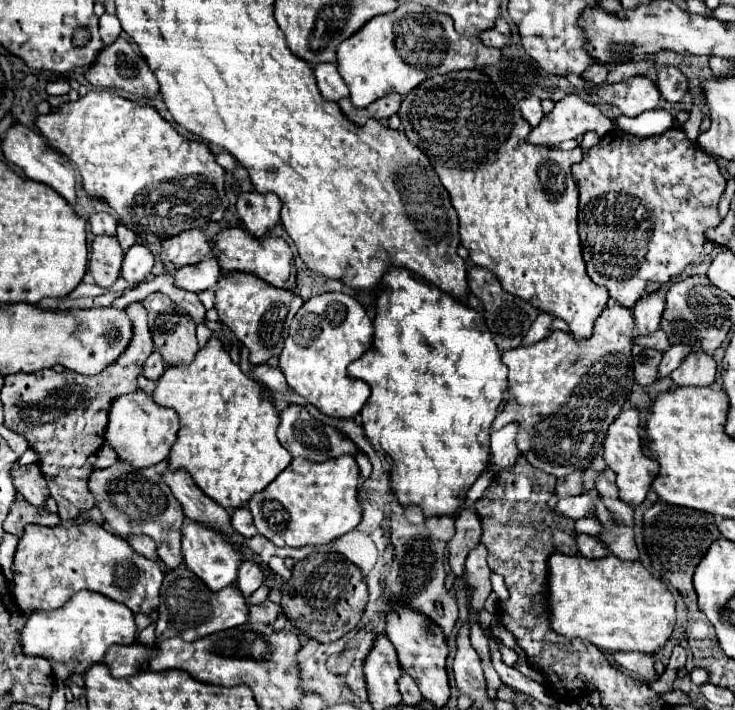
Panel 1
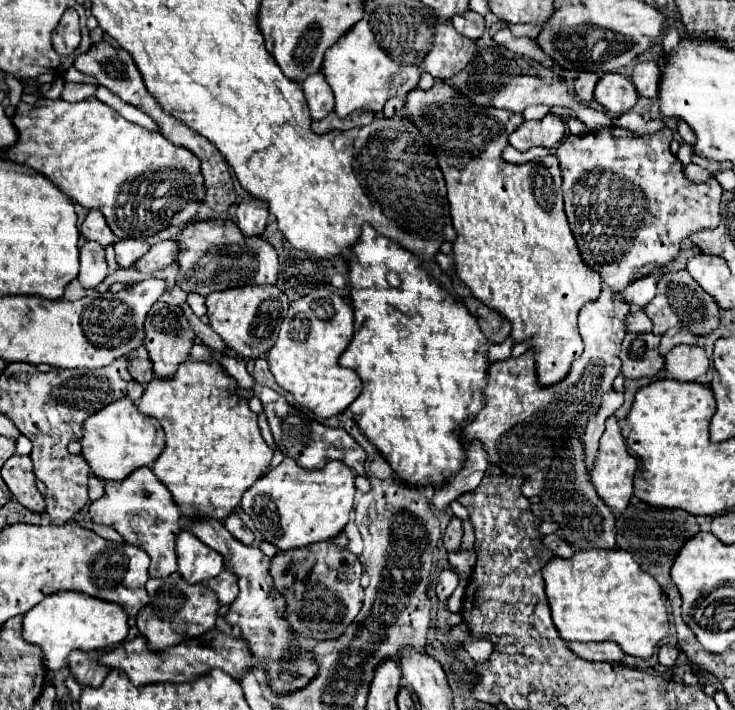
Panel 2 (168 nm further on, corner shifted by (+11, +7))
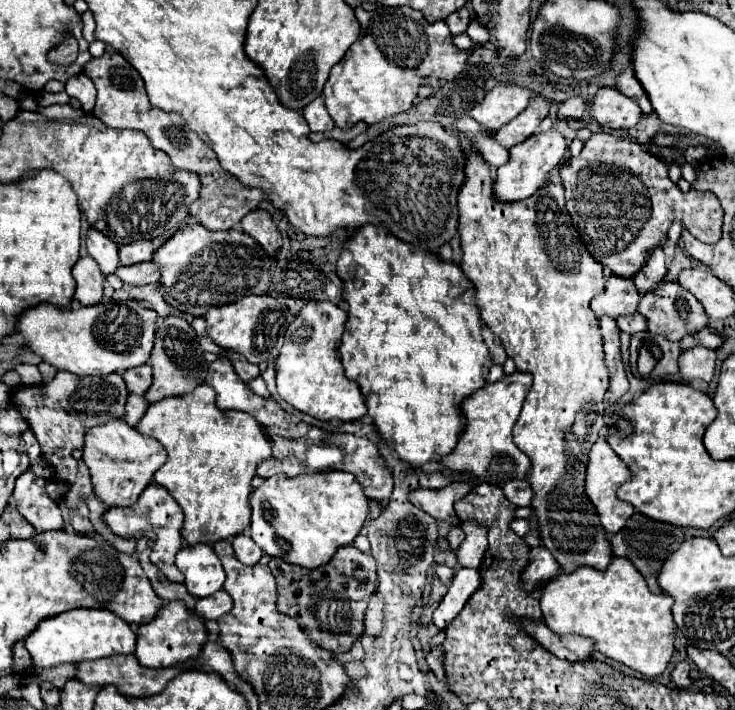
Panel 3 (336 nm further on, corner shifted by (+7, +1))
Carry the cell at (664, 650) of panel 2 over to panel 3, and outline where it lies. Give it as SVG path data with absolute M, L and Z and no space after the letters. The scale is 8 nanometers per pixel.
M680 662L676 668L674 668L674 672L672 672L672 684L676 686L676 688L690 688L690 684L692 684L692 680L690 680L690 664L688 662Z

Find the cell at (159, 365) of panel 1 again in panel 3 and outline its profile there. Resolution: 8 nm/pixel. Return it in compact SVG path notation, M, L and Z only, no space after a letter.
M150 364L138 366L138 368L132 368L132 370L126 370L126 372L122 374L122 378L124 378L124 382L126 382L126 386L128 386L128 390L130 390L132 394L142 396L142 394L150 388L152 368L150 368Z

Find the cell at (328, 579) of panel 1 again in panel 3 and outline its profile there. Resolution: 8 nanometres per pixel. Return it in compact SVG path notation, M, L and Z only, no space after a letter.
M342 546L326 566L316 570L288 564L280 558L272 558L268 566L278 584L276 608L294 618L318 646L334 654L348 652L362 636L368 600L376 592L378 574L374 558L354 546Z

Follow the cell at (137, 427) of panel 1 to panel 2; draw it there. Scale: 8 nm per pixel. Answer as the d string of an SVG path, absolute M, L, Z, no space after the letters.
M124 396L84 422L84 438L80 444L84 460L98 478L122 480L136 468L154 464L164 450L164 430L152 416L144 416L136 404Z

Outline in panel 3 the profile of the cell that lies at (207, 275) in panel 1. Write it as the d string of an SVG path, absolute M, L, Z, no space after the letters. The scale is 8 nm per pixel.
M136 300L112 302L108 306L88 306L62 310L52 304L40 304L18 318L18 332L26 338L30 350L58 370L76 376L106 376L112 372L144 366L154 346L154 310L140 308Z

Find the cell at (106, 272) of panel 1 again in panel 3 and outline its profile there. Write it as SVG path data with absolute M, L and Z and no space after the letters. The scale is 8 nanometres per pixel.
M84 256L80 258L74 268L72 268L74 280L76 280L76 294L74 298L82 306L96 306L102 302L102 284L104 284L104 274L100 272L98 264L94 258Z

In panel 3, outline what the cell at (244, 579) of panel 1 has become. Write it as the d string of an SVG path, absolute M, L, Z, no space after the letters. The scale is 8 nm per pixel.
M218 590L212 596L200 598L194 608L196 616L200 616L204 620L218 620L230 610L232 610L232 598L228 598L228 594L224 594L224 590Z

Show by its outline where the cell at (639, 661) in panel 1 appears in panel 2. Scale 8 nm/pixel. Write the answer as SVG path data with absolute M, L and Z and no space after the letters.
M568 642L568 648L586 660L622 662L626 658L624 650L616 642Z

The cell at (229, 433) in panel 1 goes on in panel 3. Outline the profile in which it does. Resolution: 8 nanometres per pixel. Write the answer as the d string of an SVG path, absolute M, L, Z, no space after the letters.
M200 384L190 394L178 398L166 398L156 404L150 404L136 428L150 438L158 438L158 442L168 452L168 460L154 474L154 482L166 488L170 496L182 506L186 516L182 526L182 538L186 540L188 546L214 544L218 540L234 538L246 530L246 526L250 524L250 502L248 502L248 496L252 492L250 482L256 474L258 462L270 458L272 454L270 444L256 418L244 412L222 412L216 406L212 386Z

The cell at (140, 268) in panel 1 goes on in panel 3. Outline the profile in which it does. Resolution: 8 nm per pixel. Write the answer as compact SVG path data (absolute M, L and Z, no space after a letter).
M152 242L124 244L120 248L120 264L130 266L130 264L138 264L138 262L148 262L148 260L152 260L152 254L154 254Z

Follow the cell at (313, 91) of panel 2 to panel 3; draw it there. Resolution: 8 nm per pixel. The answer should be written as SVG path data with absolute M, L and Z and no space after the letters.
M318 96L312 104L308 104L304 108L304 118L306 118L312 132L328 132L334 128L334 122L332 122L328 110L324 108L322 96Z

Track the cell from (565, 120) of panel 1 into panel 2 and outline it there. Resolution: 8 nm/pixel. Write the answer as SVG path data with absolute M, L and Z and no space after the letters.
M546 114L542 120L522 122L522 126L510 134L510 144L516 150L528 150L532 146L556 146L562 138L562 118L558 114Z

